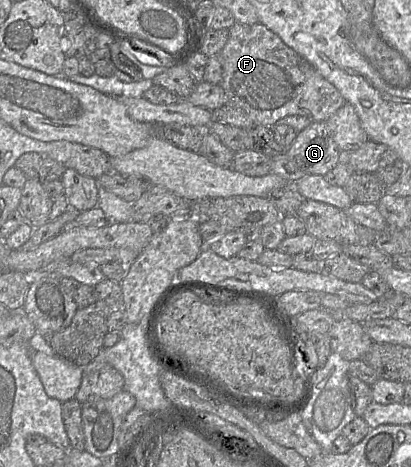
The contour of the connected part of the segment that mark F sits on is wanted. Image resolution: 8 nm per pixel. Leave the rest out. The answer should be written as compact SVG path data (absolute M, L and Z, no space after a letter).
M235 22L228 30L228 40L219 53L223 68L221 86L227 96L227 103L245 111L256 125L274 127L278 120L293 115L306 117L311 122L326 122L346 104L334 85L265 25Z

